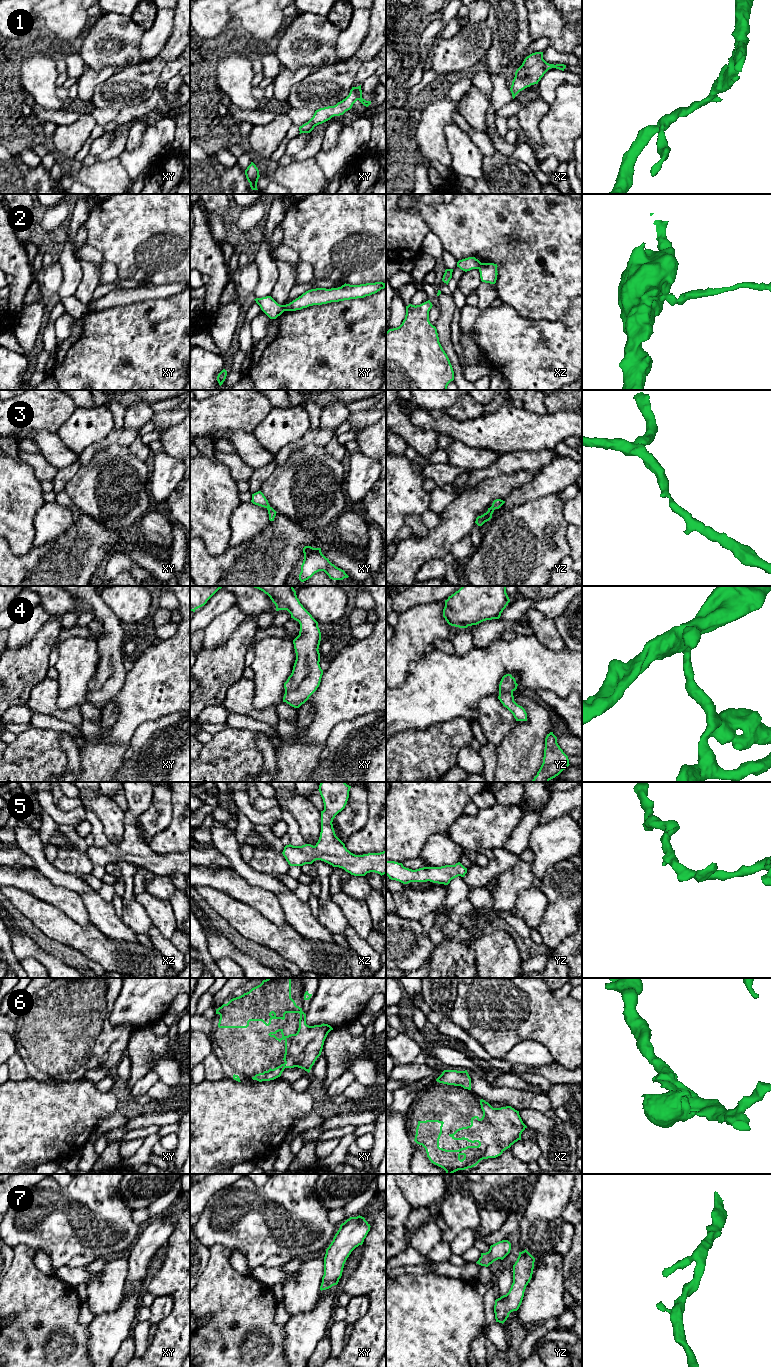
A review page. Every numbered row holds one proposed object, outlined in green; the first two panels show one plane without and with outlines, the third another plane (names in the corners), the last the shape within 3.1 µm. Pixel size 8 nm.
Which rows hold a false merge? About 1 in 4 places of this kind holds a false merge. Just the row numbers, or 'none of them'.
2

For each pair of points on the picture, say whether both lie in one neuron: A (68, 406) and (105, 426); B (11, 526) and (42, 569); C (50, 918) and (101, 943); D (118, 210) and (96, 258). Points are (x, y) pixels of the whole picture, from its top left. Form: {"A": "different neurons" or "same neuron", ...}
{"A": "different neurons", "B": "different neurons", "C": "same neuron", "D": "different neurons"}

